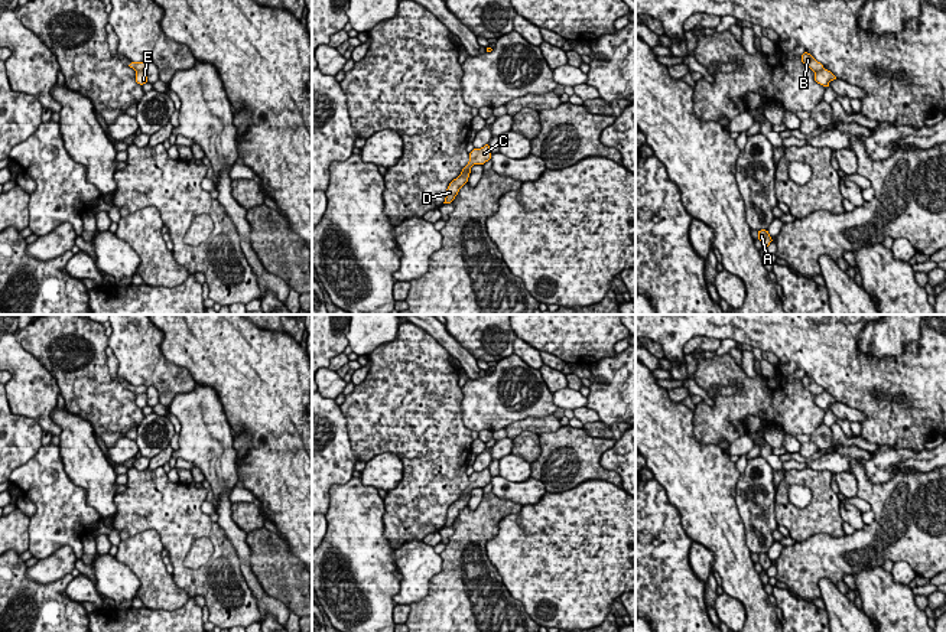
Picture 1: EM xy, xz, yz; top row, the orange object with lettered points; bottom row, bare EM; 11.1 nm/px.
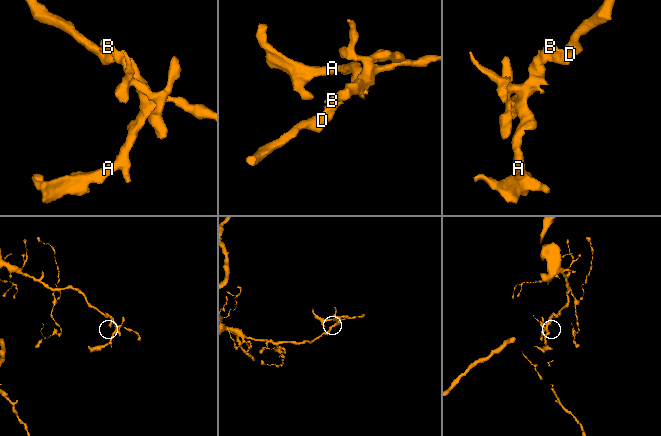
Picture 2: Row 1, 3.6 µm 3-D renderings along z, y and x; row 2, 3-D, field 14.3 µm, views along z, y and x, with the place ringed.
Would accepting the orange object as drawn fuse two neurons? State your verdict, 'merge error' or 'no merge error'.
merge error

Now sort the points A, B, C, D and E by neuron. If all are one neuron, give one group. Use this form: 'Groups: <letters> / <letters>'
Groups: A B C / D E

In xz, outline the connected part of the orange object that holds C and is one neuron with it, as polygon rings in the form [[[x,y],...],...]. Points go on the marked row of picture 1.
[[[485,144],[481,149],[474,149],[469,153],[469,162],[468,162],[468,164],[462,169],[461,175],[465,173],[465,172],[468,172],[468,170],[471,170],[471,167],[474,164],[484,164],[490,159],[491,159],[491,150],[490,150],[490,146],[488,144]]]

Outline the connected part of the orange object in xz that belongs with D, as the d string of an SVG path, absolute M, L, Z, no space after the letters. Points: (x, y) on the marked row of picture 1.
M471 170L459 175L456 179L454 179L449 183L449 186L446 189L446 198L445 198L443 203L451 203L455 199L455 196L459 192L459 189L468 182L469 173L471 173Z

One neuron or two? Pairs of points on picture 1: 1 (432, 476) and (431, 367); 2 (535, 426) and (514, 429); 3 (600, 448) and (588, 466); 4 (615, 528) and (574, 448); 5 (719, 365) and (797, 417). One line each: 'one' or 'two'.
1: one
2: one
3: one
4: two
5: one

